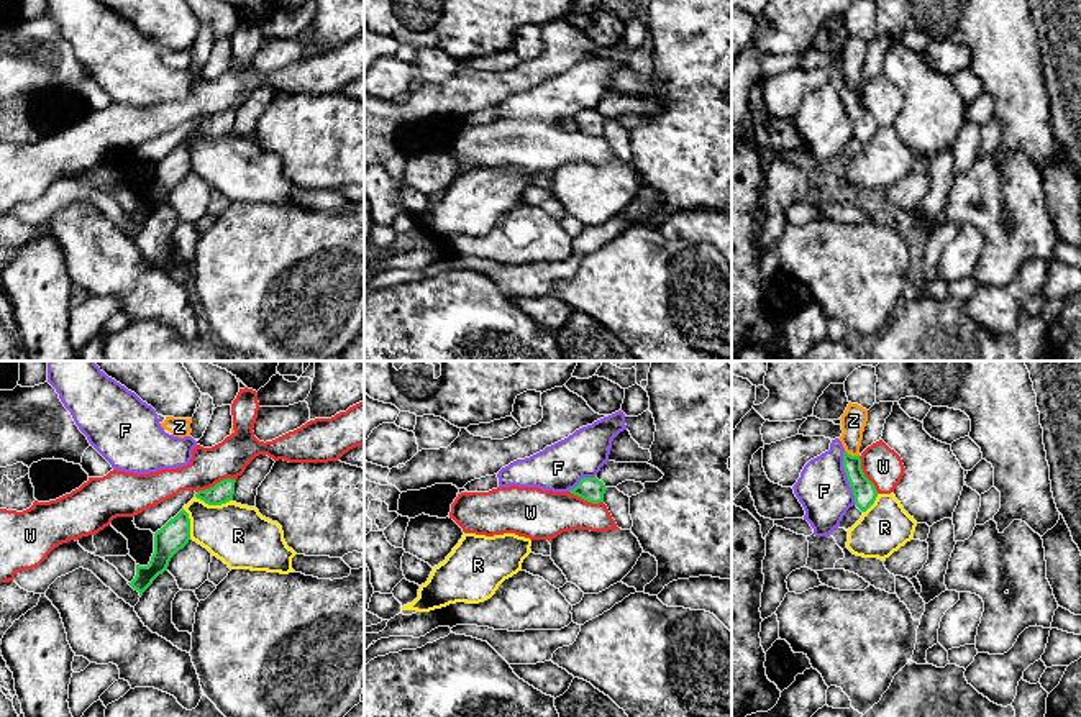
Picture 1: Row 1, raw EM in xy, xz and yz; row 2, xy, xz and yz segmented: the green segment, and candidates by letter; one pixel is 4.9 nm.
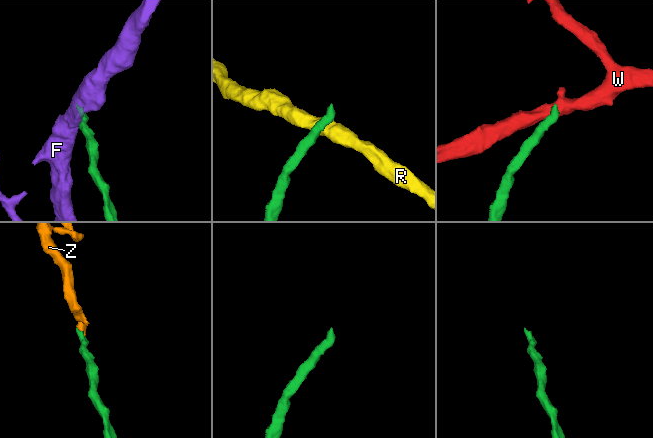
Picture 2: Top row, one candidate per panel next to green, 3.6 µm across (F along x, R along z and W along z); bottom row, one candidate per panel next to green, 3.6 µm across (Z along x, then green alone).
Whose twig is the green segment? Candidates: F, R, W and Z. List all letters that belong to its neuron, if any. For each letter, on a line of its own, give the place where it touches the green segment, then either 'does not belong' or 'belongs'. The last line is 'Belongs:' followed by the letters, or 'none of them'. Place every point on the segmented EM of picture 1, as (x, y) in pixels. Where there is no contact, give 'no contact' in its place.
F: meets green in yz at (847, 478); does not belong
R: meets green in xy at (214, 504); does not belong
W: meets green in xy at (217, 483); does not belong
Z: meets green in yz at (850, 455); belongs
Belongs: Z

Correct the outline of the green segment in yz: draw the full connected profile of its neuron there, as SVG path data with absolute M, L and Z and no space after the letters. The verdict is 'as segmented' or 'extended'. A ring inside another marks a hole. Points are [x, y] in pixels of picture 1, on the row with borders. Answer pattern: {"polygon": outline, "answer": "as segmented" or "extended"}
{"polygon": "M848 404L842 415L842 436L838 438L845 448L843 469L855 496L855 505L866 512L876 500L878 491L861 469L860 446L868 422L868 410L858 404Z", "answer": "extended"}

